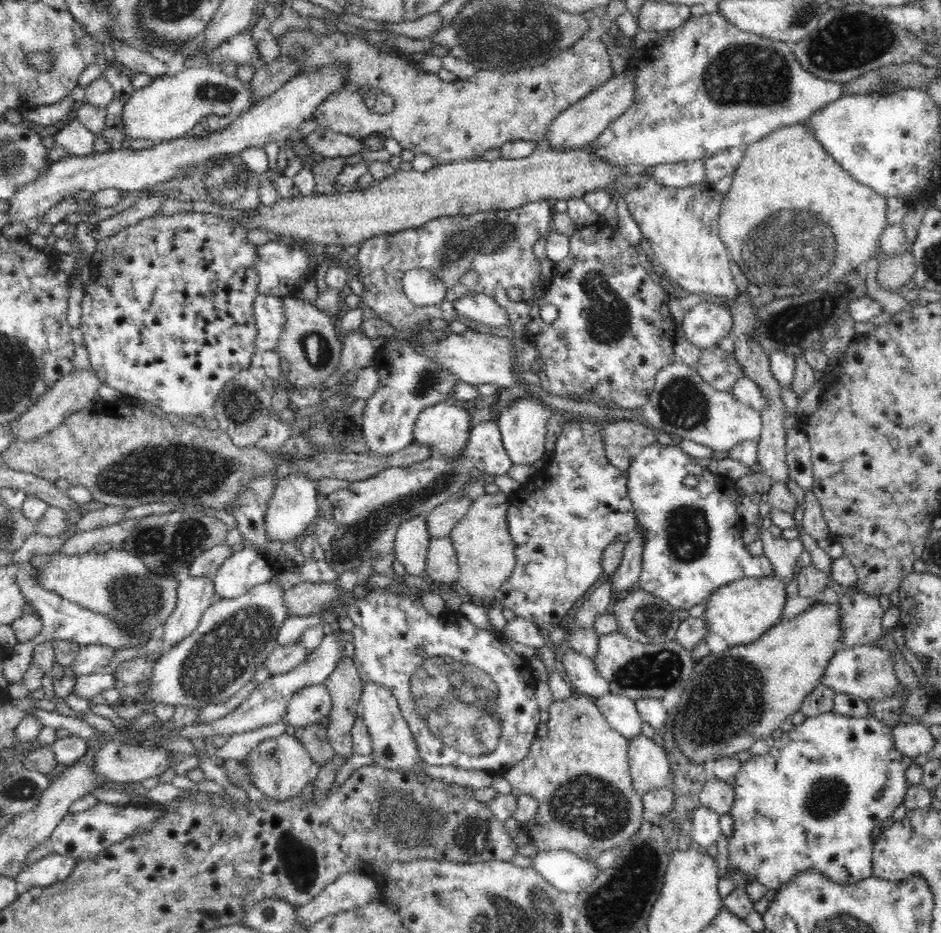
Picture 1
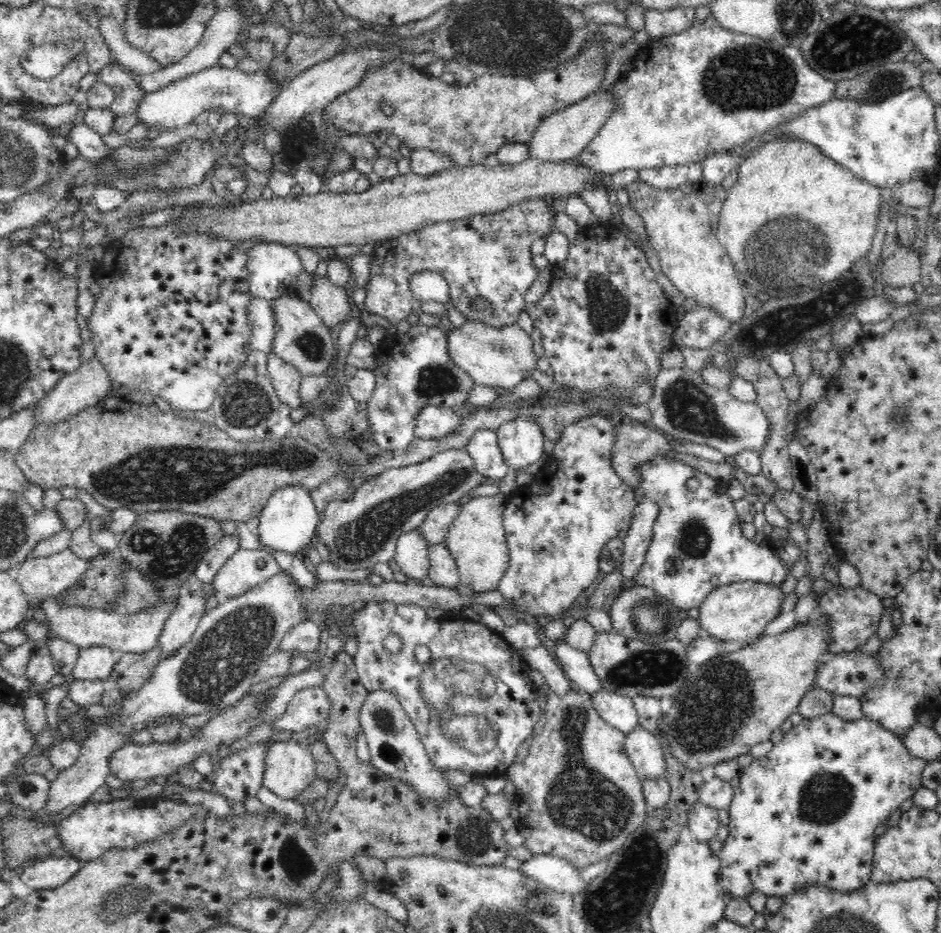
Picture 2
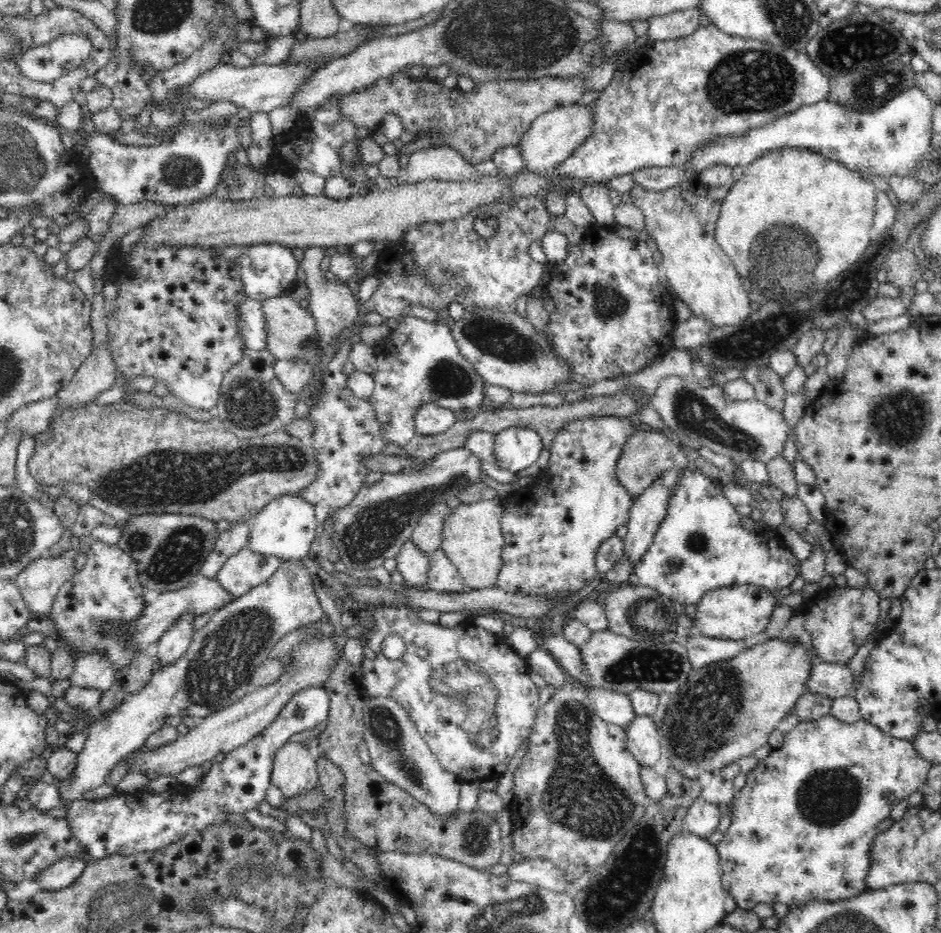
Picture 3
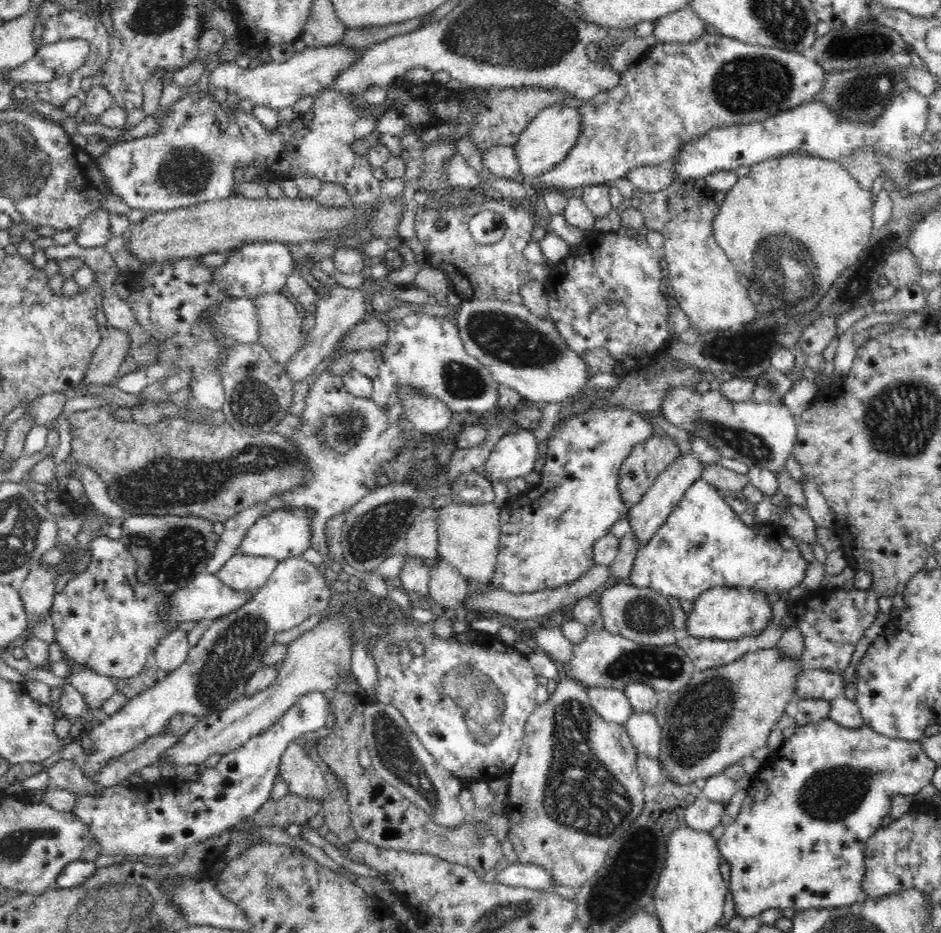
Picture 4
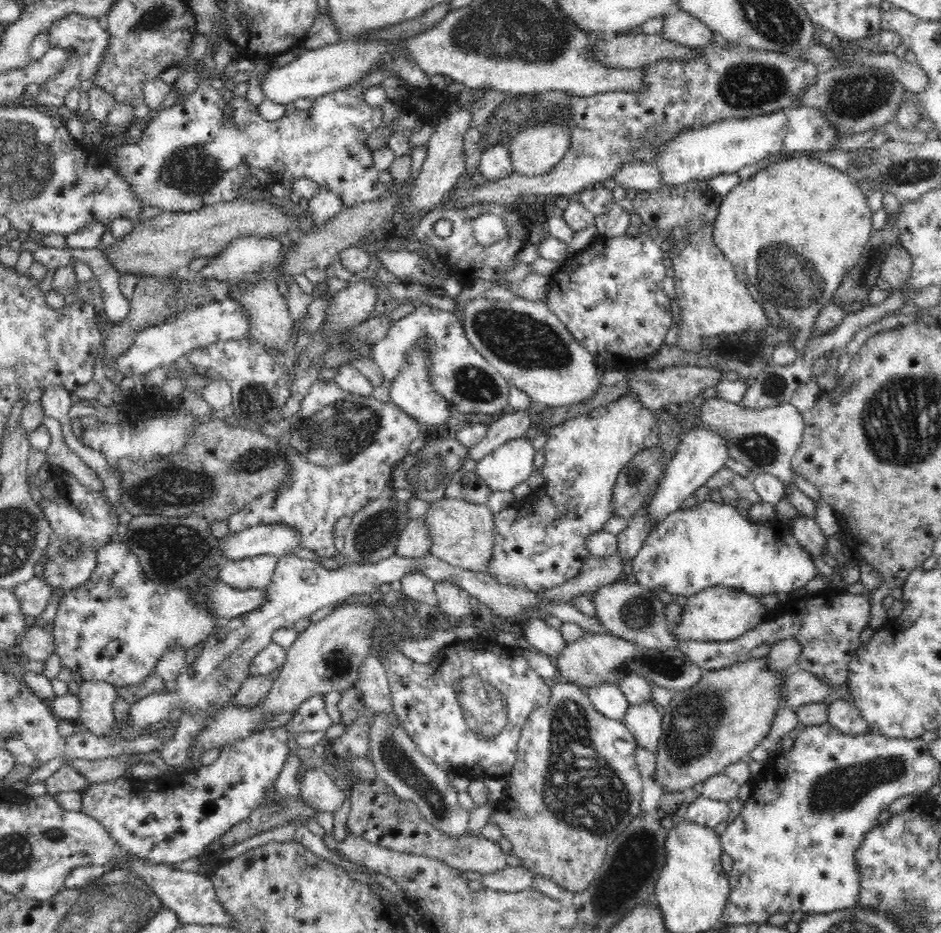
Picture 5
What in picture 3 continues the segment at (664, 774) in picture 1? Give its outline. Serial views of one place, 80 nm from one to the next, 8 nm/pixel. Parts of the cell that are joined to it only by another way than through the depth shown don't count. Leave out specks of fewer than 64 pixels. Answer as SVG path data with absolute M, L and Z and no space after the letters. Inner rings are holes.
M638 717L627 729L626 747L640 767L654 767L661 755L658 726L651 717Z

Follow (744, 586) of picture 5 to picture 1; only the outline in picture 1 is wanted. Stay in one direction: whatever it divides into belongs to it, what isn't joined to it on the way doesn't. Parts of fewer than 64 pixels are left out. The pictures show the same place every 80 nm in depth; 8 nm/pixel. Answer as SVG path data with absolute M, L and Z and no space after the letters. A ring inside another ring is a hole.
M652 443L645 446L631 460L626 484L638 526L646 532L643 566L635 588L661 598L674 609L689 610L695 604L708 599L716 589L735 580L775 575L772 563L766 555L750 555L743 543L742 531L746 524L738 514L735 481L698 465L678 445L662 446L660 443ZM686 476L695 476L698 484L694 487L687 486L684 484Z

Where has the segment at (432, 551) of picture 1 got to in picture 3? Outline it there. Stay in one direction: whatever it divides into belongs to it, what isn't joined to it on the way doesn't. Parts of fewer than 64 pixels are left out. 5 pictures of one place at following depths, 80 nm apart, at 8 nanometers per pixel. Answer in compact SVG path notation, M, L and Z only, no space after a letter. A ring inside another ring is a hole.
M441 546L429 556L427 583L436 592L462 593L467 590L465 581Z

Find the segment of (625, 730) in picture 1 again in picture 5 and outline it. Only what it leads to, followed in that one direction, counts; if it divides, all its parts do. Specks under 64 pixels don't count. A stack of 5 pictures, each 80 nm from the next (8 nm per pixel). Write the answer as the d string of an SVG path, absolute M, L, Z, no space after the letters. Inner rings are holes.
M602 682L586 689L593 707L602 716L614 721L623 721L630 704L618 684Z

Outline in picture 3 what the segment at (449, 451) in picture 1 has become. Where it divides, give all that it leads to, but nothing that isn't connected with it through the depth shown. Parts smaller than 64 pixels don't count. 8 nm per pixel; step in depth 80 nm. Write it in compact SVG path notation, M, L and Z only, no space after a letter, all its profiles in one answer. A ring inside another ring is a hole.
M424 402L414 416L415 434L432 436L446 432L457 420L453 409L442 407L435 402Z

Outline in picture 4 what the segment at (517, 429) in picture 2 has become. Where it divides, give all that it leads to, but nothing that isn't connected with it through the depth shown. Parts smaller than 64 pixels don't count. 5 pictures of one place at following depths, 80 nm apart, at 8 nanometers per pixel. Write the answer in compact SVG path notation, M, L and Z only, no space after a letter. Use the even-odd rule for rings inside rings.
M531 430L504 433L486 460L485 471L492 482L522 479L534 471L538 442Z

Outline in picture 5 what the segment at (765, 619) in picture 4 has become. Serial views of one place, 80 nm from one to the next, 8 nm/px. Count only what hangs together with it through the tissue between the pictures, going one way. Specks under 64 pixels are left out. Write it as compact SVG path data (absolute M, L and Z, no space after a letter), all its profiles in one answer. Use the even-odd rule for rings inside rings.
M710 586L691 595L682 610L682 620L672 629L676 640L680 641L732 641L742 634L760 626L768 610L760 599L744 590L726 586Z

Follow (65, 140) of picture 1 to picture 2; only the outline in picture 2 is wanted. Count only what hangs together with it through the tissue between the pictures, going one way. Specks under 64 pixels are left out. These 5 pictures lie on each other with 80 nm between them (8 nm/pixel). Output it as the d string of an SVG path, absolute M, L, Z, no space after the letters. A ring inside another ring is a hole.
M86 123L76 124L66 137L76 145L79 156L83 156L92 163L103 163L103 158L111 155L115 150L104 145L102 135L92 130Z

